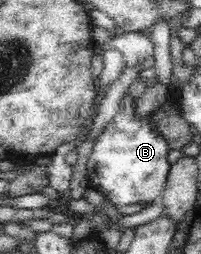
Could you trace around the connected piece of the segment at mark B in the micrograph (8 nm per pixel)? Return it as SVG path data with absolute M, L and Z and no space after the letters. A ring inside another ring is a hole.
M128 93L120 101L116 117L104 127L87 159L89 186L97 188L114 206L153 204L164 193L170 164L168 142L154 128L151 113L147 118L134 118L136 100Z

